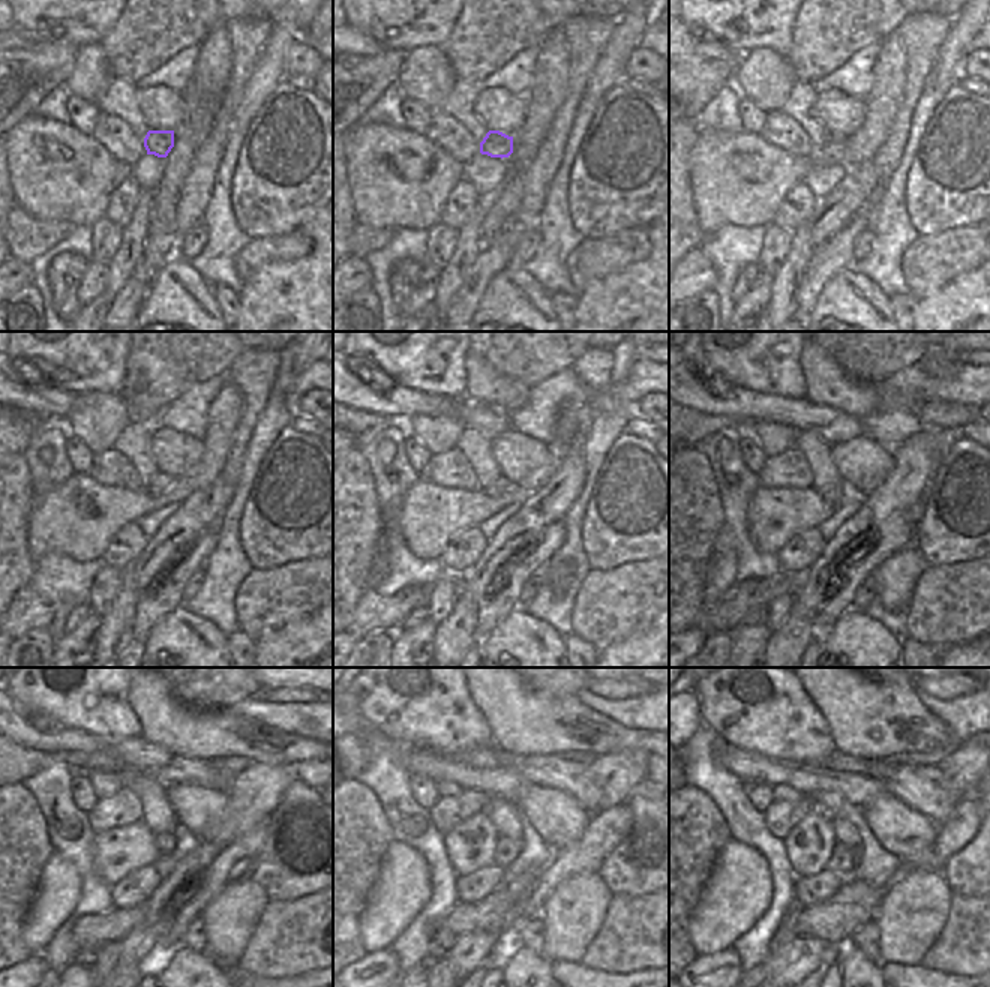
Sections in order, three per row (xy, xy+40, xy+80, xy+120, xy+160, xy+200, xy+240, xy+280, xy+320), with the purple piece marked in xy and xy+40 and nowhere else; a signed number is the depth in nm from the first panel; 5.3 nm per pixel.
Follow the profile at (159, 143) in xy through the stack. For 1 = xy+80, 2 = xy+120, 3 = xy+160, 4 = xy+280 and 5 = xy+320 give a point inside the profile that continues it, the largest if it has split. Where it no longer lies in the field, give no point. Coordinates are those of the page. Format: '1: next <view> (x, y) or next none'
1: next xy+80 (833, 146)
2: next xy+120 (162, 482)
3: next xy+160 (501, 483)
4: next xy+280 (506, 849)
5: next xy+320 (840, 863)

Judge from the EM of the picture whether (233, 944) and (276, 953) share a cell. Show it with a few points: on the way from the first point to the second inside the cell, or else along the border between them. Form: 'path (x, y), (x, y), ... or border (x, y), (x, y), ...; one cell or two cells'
border (261, 915), (236, 963); two cells

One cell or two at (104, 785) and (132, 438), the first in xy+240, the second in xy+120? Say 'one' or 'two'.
two

